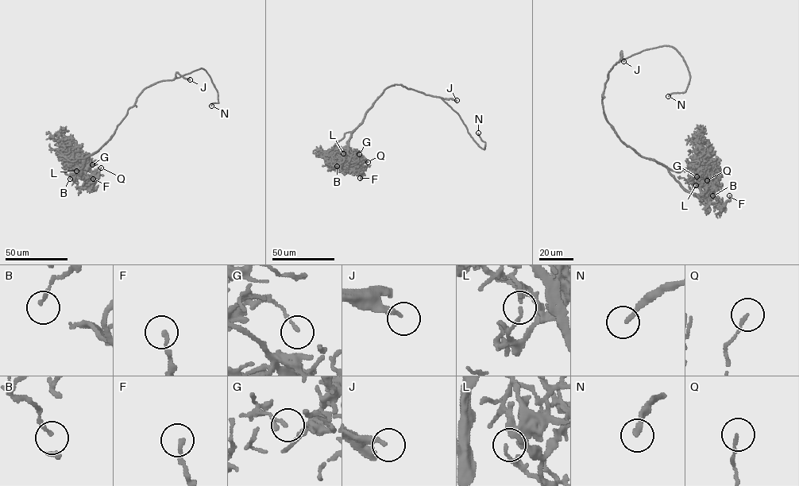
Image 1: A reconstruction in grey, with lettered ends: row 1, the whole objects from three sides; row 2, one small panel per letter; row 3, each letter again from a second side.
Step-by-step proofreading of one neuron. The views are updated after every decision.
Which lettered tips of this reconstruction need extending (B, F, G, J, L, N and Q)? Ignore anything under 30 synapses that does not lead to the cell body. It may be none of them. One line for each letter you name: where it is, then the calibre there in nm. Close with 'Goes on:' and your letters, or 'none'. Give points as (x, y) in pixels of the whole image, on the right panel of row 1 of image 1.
J: (623, 61) | 200 nm
N: (668, 96) | 190 nm
Q: (707, 180) | 120 nm
Goes on: J, N, Q

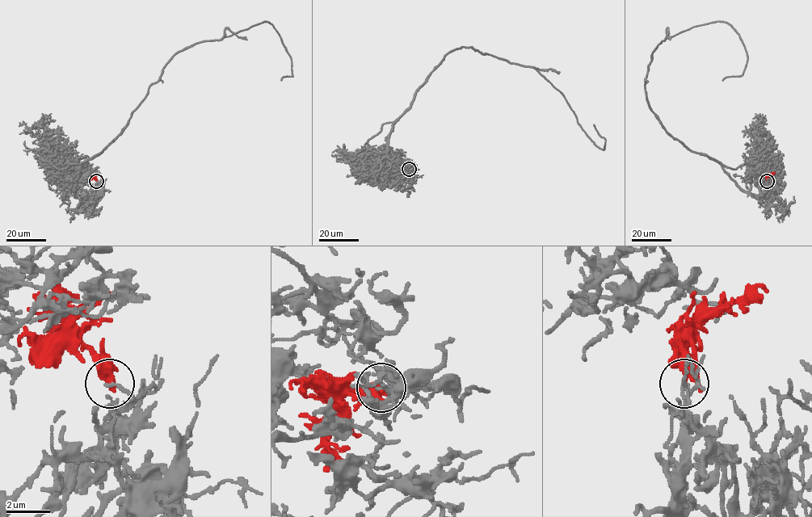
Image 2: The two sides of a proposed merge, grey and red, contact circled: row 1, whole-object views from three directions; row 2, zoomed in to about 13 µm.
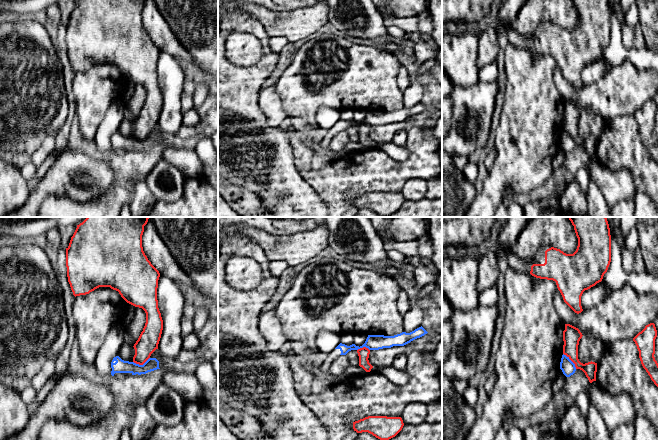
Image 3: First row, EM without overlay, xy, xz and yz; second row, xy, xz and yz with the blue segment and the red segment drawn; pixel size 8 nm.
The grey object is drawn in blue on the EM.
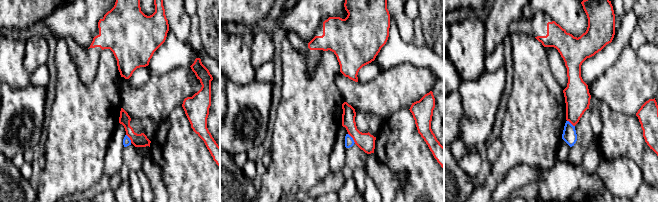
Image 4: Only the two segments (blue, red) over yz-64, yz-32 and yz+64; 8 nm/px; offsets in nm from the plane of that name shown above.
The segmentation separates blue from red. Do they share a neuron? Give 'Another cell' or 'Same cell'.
Same cell

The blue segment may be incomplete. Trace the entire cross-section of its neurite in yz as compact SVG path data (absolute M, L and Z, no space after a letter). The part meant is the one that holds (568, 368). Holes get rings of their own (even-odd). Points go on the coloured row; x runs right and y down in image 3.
M565 324L563 331L563 355L560 362L560 369L566 377L570 377L577 369L582 370L589 382L596 381L597 363L581 363L578 359L578 345L582 338L580 330L570 324Z

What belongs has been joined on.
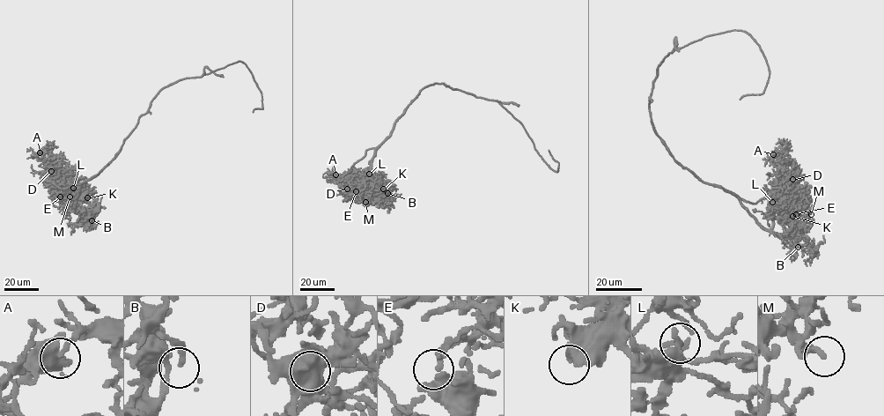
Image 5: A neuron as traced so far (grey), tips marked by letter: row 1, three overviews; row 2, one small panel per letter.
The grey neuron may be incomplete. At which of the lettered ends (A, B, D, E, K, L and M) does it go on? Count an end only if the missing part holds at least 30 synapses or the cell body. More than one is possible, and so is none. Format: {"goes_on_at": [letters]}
{"goes_on_at": ["B", "K"]}

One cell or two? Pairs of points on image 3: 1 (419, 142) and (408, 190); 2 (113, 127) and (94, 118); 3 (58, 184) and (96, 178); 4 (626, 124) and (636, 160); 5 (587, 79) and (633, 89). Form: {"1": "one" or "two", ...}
{"1": "two", "2": "two", "3": "one", "4": "one", "5": "two"}

